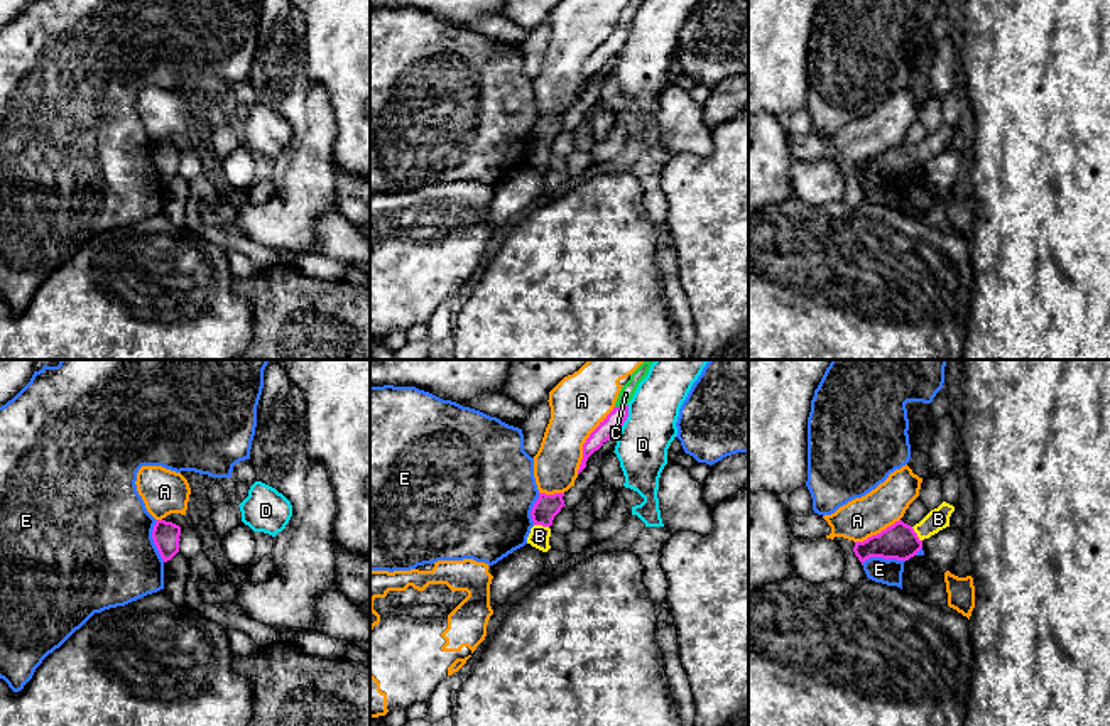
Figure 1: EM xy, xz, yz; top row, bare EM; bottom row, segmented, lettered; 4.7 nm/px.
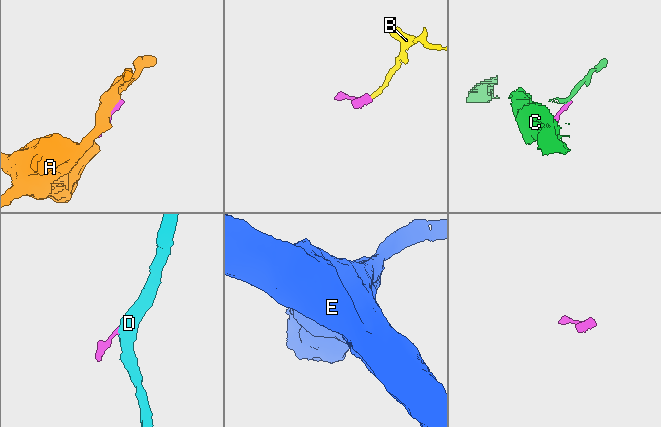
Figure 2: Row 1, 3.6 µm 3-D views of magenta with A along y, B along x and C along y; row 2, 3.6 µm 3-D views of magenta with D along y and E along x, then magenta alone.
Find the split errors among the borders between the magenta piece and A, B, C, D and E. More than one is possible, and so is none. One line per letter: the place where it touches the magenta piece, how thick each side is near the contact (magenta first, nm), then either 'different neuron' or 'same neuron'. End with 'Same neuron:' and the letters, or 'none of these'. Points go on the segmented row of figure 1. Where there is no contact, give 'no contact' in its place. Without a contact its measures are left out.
A: meets magenta in xz at (587, 439); 90 nm thick on the magenta side, 280 nm on the other; different neuron
B: meets magenta in yz at (916, 534); 170 nm thick on the magenta side, 110 nm on the other; same neuron
C: meets magenta in xz at (620, 406); 90 nm thick on the magenta side, 70 nm on the other; different neuron
D: meets magenta in xz at (625, 419); 90 nm thick on the magenta side, 240 nm on the other; different neuron
E: meets magenta in yz at (884, 558); 170 nm thick on the magenta side, 120 nm on the other; different neuron
Same neuron: B

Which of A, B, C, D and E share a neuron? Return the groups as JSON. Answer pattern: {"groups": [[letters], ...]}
{"groups": [["A"], ["B"], ["C"], ["D"], ["E"]]}

